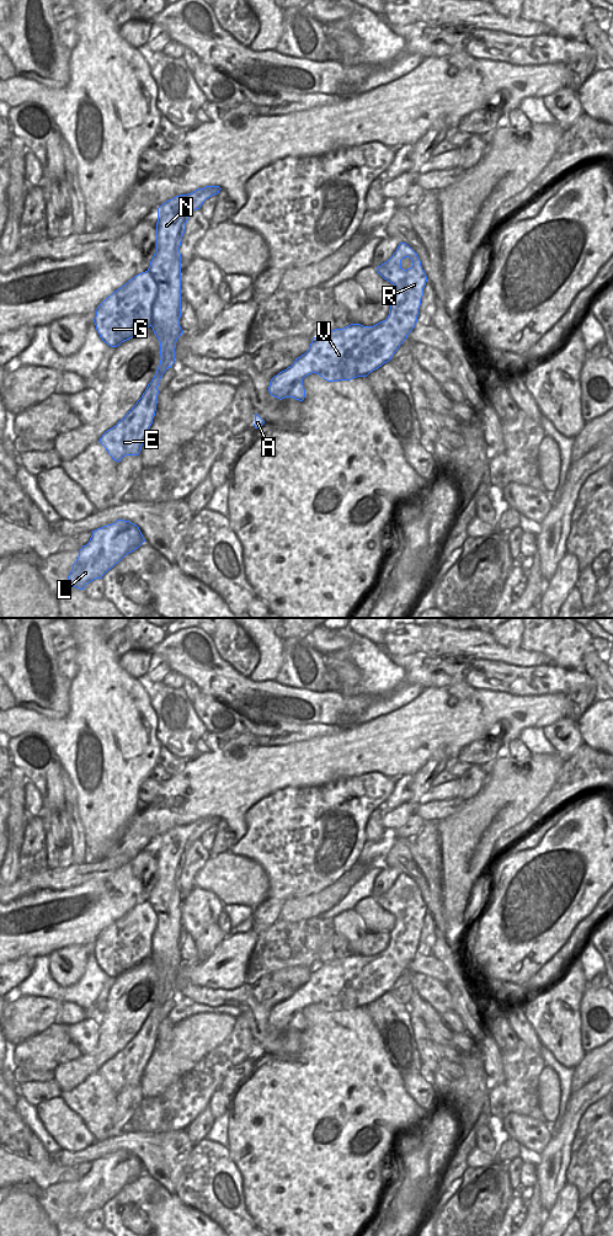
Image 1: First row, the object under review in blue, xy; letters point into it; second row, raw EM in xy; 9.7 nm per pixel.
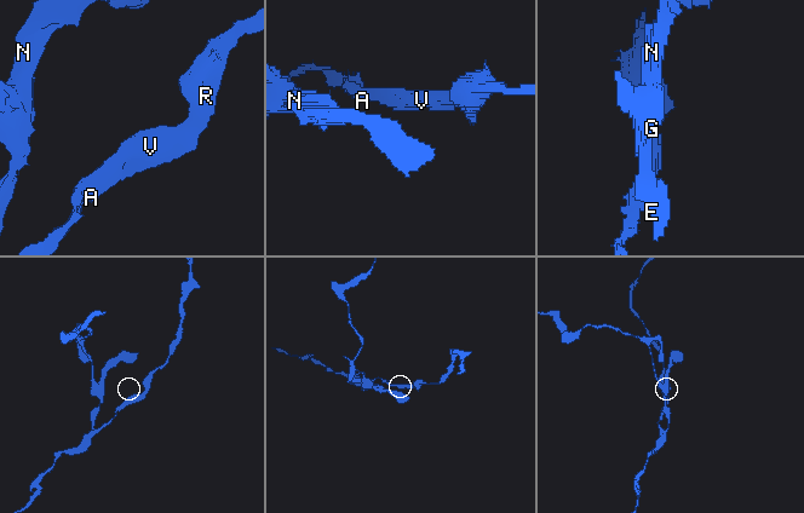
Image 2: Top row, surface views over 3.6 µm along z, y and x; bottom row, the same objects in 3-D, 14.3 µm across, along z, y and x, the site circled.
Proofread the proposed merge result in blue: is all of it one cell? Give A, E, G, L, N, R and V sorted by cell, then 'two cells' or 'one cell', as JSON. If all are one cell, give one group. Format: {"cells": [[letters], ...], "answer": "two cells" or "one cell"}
{"cells": [["A", "E", "L", "N", "R", "V"], ["G"]], "answer": "two cells"}

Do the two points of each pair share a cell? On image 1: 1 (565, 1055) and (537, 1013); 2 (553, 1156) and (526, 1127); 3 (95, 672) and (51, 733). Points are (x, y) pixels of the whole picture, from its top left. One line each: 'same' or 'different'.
1: same
2: different
3: same

